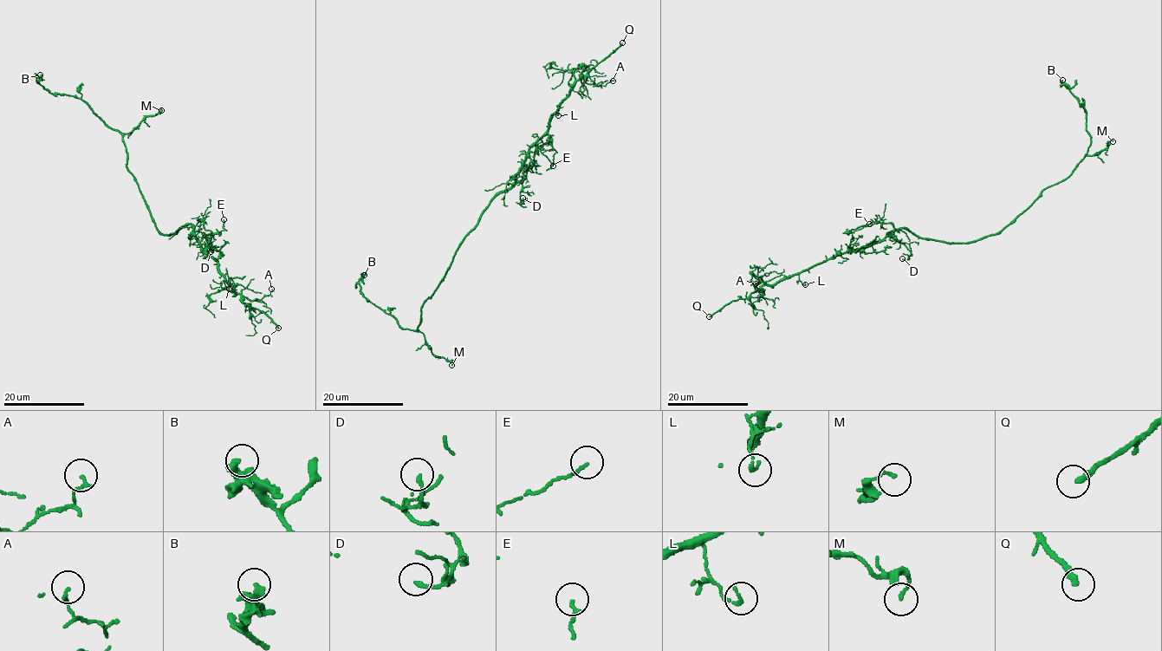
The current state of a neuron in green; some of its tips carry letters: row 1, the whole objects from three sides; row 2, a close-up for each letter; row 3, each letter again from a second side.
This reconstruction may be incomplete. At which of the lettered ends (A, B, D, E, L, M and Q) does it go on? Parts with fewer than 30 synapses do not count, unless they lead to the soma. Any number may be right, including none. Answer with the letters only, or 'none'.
Q

